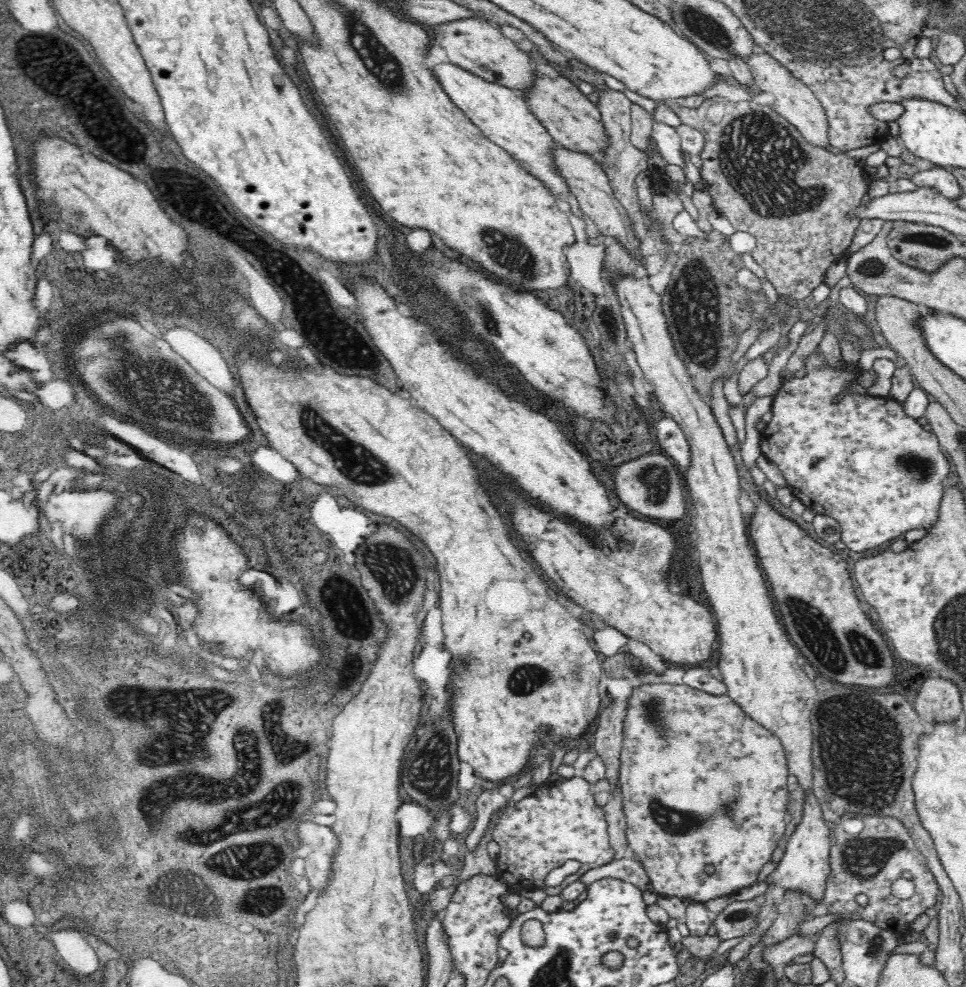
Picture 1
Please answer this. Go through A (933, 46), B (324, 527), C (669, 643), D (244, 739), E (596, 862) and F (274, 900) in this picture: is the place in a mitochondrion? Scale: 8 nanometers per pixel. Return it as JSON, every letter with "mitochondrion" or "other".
{"A":"other","B":"other","C":"other","D":"mitochondrion","E":"other","F":"other"}

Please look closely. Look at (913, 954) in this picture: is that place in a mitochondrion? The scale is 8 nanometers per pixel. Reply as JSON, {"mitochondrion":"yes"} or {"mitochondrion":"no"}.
{"mitochondrion":"no"}

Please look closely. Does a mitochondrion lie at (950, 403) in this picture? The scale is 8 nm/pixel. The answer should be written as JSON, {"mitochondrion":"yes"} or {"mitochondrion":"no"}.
{"mitochondrion":"no"}

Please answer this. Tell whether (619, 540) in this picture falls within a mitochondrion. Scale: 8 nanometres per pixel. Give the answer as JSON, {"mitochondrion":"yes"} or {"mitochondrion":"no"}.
{"mitochondrion":"no"}

